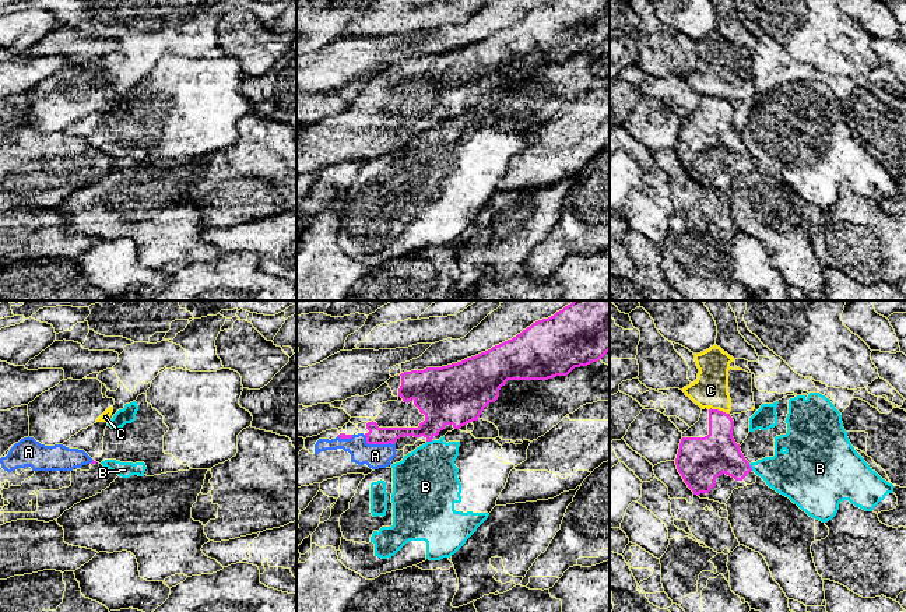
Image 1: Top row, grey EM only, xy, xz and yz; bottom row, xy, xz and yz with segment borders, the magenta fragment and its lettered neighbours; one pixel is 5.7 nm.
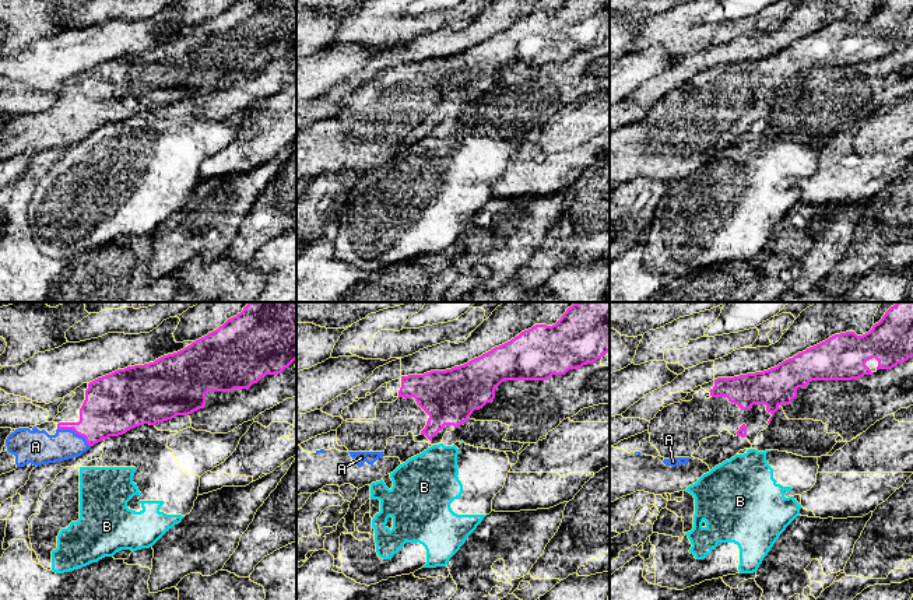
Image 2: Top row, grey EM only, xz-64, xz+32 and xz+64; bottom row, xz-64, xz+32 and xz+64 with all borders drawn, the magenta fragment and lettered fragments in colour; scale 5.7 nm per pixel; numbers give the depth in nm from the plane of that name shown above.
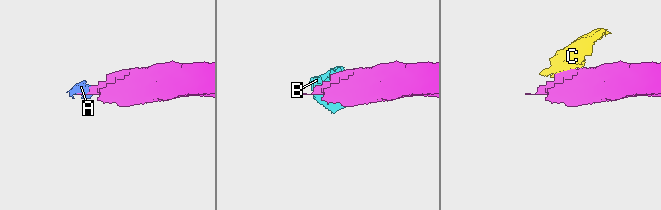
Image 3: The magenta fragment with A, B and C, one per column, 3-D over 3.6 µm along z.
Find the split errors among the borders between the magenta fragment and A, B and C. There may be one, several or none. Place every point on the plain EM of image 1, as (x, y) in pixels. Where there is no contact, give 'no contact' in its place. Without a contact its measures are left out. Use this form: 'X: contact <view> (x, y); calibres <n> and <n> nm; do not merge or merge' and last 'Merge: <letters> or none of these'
A: contact xz (378, 130); calibres 100 and 140 nm; merge
B: contact yz (750, 154); calibres 240 and 260 nm; do not merge
C: contact yz (717, 97); calibres 240 and 200 nm; do not merge
Merge: A

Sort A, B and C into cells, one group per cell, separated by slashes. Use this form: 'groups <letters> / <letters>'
groups A / B / C

